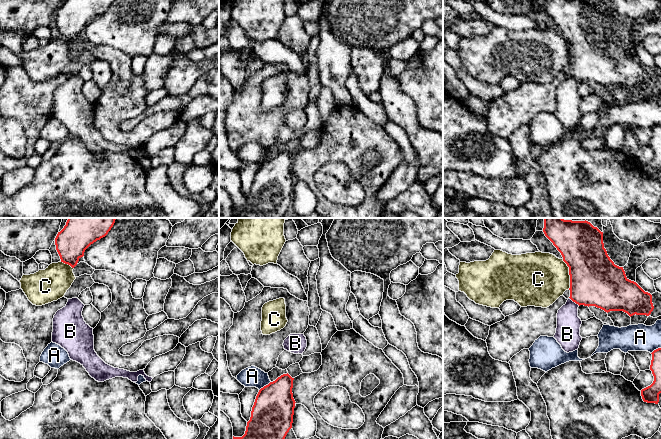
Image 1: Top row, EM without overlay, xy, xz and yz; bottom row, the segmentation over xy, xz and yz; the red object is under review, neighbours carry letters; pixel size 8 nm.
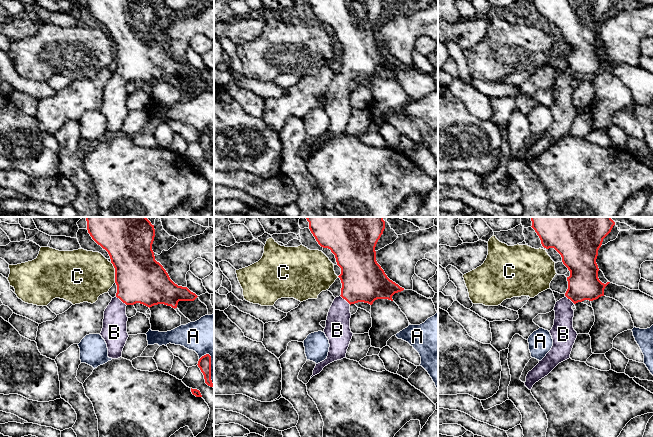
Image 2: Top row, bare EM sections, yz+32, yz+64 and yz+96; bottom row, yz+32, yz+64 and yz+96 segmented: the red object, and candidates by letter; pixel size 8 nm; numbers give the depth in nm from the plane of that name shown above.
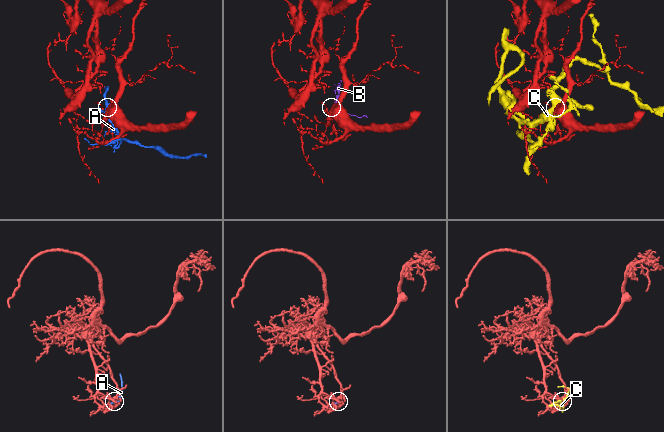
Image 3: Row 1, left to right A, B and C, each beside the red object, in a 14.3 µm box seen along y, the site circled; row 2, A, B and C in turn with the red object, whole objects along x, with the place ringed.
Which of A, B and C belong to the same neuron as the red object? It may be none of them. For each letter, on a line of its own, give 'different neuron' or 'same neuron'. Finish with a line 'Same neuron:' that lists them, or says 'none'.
A: different neuron
B: same neuron
C: different neuron
Same neuron: B

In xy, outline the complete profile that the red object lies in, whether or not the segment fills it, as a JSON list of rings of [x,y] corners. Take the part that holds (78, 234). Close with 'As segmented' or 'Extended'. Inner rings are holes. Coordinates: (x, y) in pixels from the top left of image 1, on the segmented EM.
[[[68,218],[64,228],[55,238],[61,262],[74,268],[85,250],[105,237],[116,218]]]. As segmented

